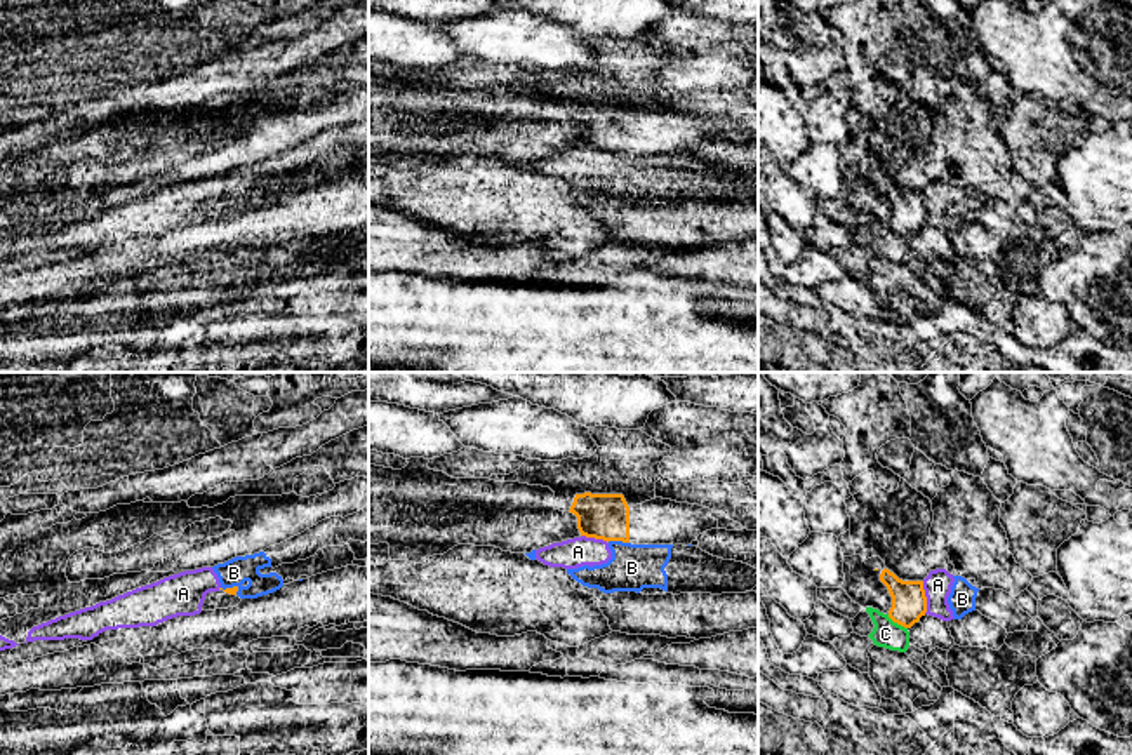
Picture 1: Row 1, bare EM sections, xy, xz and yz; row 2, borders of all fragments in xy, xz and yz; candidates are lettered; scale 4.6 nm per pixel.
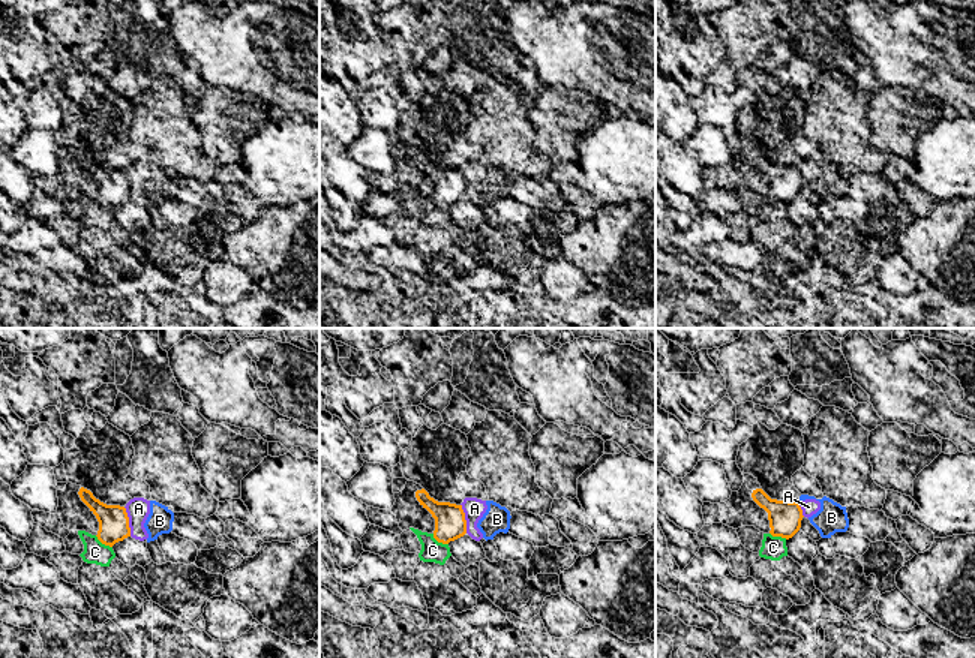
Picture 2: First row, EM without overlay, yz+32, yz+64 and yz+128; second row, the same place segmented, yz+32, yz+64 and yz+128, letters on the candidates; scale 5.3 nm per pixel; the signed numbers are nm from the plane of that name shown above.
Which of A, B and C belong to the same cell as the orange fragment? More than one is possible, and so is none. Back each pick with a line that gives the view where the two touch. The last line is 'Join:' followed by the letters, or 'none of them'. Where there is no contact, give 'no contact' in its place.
Join: none of them

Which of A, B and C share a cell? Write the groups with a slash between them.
A B / C

